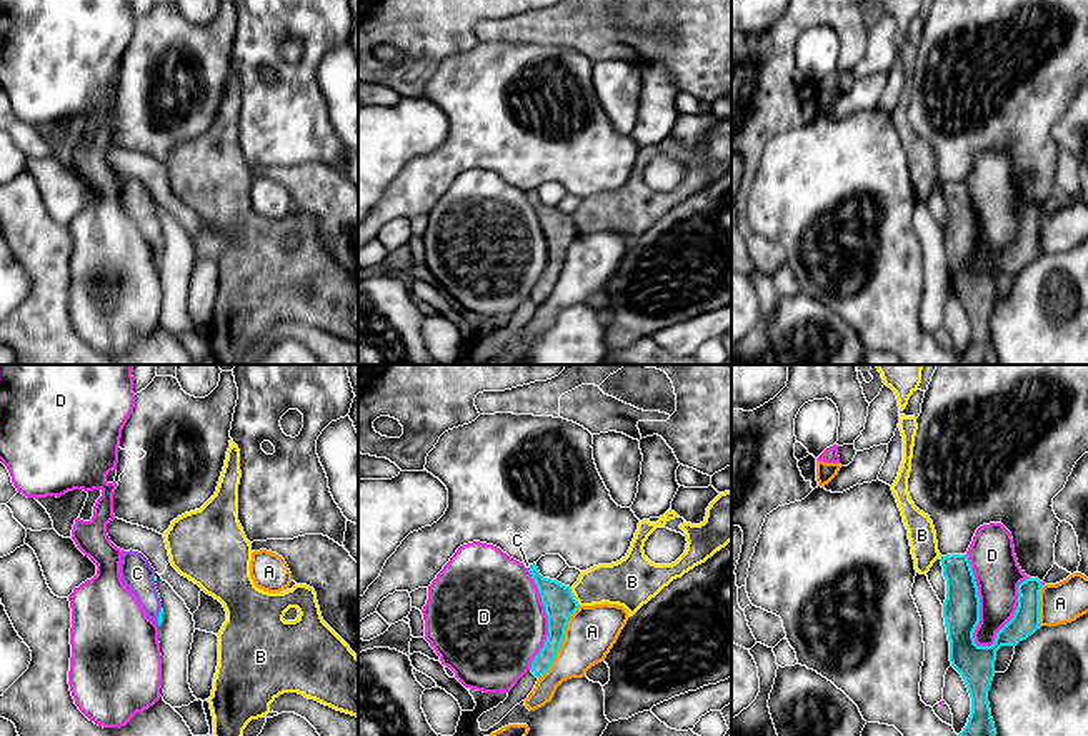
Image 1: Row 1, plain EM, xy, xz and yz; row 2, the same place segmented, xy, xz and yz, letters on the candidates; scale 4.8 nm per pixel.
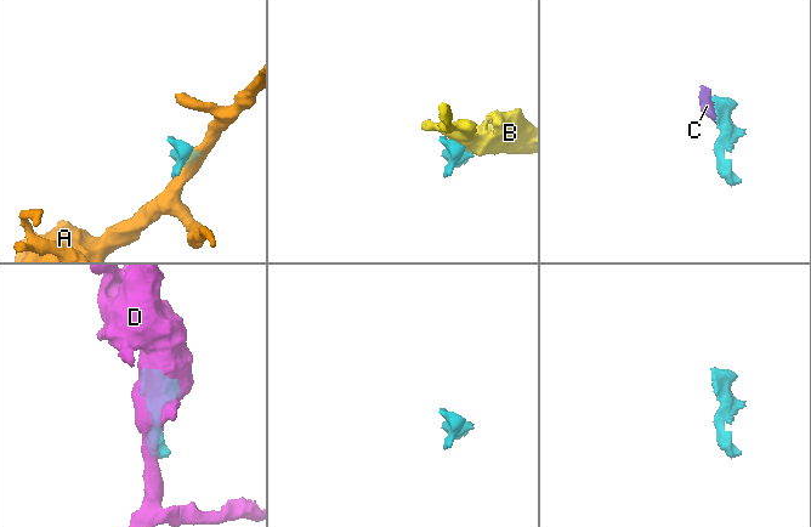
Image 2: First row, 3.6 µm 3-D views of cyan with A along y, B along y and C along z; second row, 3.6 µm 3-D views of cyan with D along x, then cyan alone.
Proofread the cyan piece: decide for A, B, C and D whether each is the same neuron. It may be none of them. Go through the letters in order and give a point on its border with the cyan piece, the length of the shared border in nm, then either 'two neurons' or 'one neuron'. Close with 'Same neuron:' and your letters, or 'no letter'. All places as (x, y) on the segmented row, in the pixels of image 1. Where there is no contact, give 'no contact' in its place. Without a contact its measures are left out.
A: contact xz (562, 641); length 400 nm; two neurons
B: contact xz (573, 596); length 100 nm; two neurons
C: contact xy (157, 616); length 90 nm; one neuron
D: contact yz (978, 606); length 460 nm; two neurons
Same neuron: C

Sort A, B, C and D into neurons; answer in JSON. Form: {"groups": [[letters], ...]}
{"groups": [["A"], ["B"], ["C"], ["D"]]}

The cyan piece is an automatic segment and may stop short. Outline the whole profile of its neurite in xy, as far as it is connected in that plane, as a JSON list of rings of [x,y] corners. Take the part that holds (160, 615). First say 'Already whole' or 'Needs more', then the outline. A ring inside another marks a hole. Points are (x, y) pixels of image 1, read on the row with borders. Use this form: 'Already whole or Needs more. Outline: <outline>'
Needs more. Outline: [[[123,551],[120,563],[120,576],[123,584],[135,594],[147,616],[160,626],[163,623],[163,609],[157,591],[155,569],[148,559],[138,551]]]

